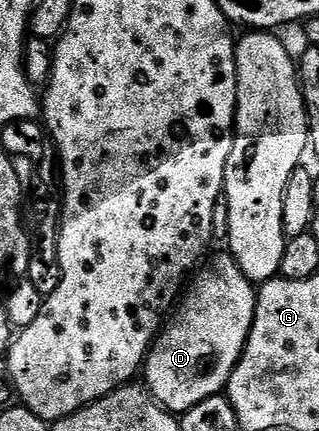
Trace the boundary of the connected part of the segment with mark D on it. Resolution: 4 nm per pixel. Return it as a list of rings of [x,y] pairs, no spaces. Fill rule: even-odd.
[[[223,254],[214,256],[212,260],[209,258],[208,268],[204,272],[201,270],[191,280],[192,292],[183,296],[184,304],[182,299],[174,314],[167,320],[166,326],[156,336],[148,358],[144,360],[142,379],[144,375],[146,389],[167,411],[183,413],[198,405],[198,401],[206,401],[206,397],[221,394],[227,388],[228,378],[232,376],[232,370],[244,352],[256,312],[257,288],[244,276],[242,269],[238,269],[232,254]]]

